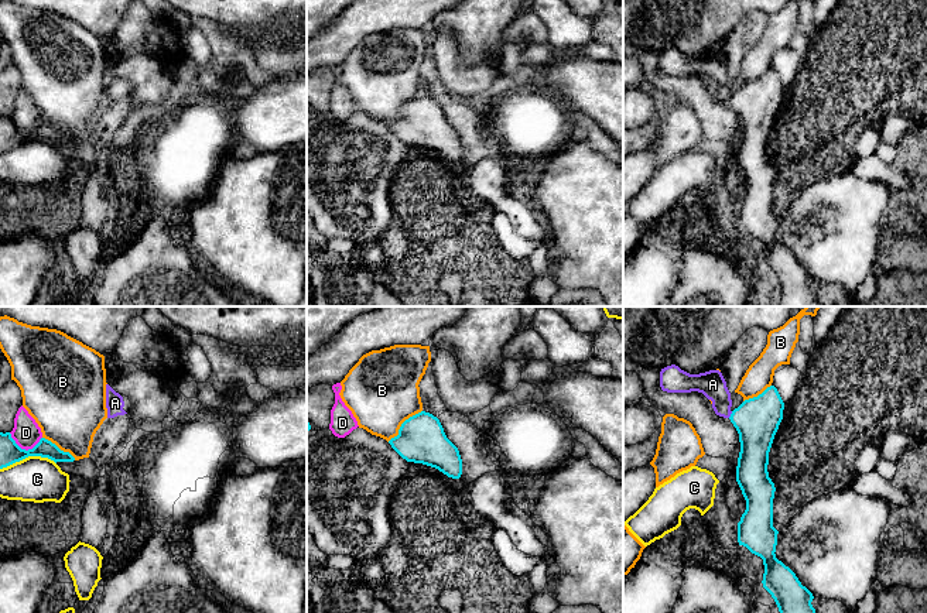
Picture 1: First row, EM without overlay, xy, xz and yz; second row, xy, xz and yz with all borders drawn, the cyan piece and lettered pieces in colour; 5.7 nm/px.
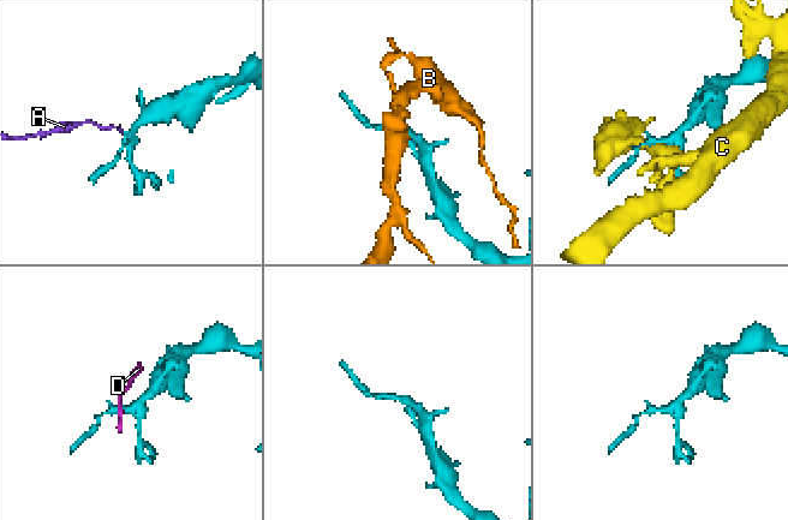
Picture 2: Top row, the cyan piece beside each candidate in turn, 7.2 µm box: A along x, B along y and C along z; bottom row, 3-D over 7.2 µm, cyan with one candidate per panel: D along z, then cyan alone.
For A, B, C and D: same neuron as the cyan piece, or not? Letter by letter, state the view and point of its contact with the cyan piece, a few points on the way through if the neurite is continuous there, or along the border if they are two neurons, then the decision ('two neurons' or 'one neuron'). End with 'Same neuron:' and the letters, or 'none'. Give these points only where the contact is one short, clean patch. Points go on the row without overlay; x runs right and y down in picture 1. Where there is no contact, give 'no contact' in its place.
A: meets cyan in yz at (731, 98); border along yz (732, 95), (728, 100); two neurons
B: meets cyan in xz at (402, 108); two neurons
C: meets cyan in xy at (27, 140); two neurons
D: meets cyan in xy at (24, 133); border along xy (9, 116), (26, 133), (30, 133), (41, 122); two neurons
Same neuron: none

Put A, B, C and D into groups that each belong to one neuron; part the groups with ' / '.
A / B / C / D

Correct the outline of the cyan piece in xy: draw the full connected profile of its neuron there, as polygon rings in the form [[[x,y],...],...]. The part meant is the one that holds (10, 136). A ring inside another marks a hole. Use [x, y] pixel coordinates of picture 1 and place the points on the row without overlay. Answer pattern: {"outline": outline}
{"outline": [[[0,116],[0,153],[20,145],[28,140],[48,141],[57,145],[73,145],[75,141],[69,136],[61,134],[51,124],[41,121],[33,133],[21,133],[11,121],[10,116]]]}

